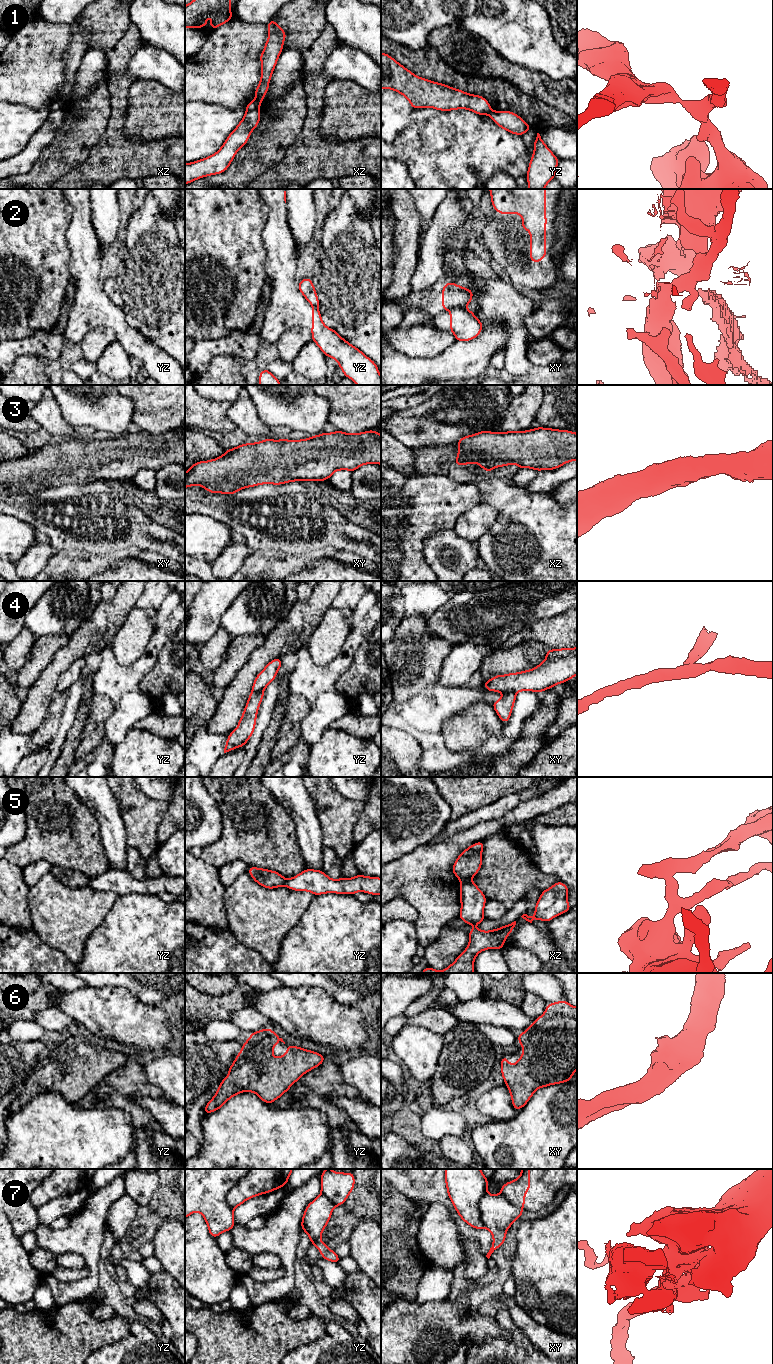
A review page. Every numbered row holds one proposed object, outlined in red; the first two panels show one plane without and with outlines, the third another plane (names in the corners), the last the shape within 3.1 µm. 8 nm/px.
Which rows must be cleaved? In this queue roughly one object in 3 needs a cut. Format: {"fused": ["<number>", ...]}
{"fused": ["1", "2", "4", "5"]}

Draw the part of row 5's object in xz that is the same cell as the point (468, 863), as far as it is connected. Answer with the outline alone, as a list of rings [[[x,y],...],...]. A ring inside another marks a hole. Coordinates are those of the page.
[[[479,841],[470,845],[458,856],[452,867],[452,872],[461,882],[475,876],[479,872],[482,865],[483,848],[483,841]]]

